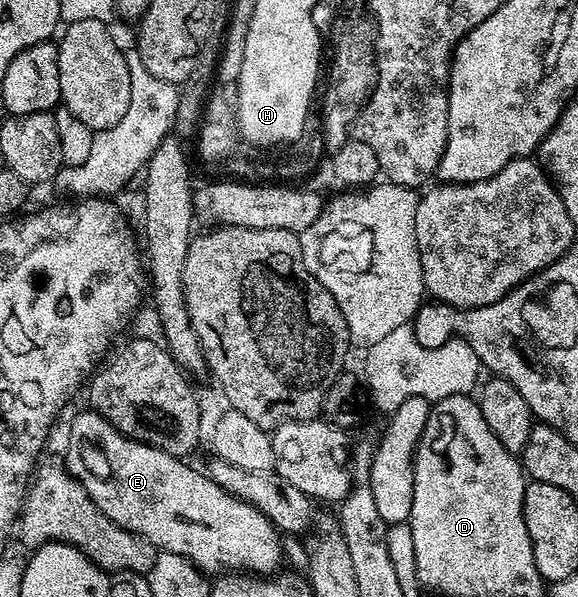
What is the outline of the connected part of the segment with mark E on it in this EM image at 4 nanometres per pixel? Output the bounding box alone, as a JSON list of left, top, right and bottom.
[66,409,280,577]

